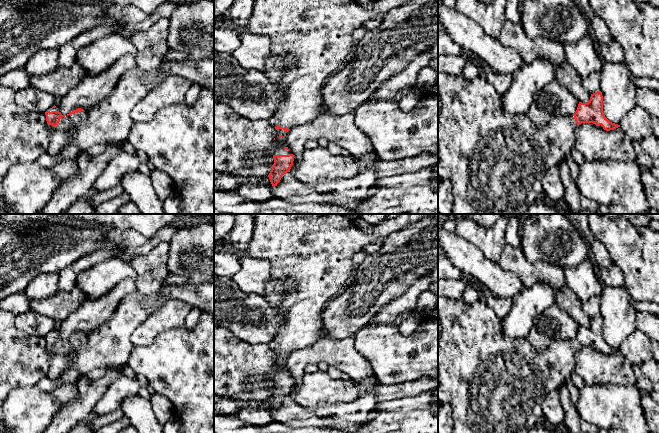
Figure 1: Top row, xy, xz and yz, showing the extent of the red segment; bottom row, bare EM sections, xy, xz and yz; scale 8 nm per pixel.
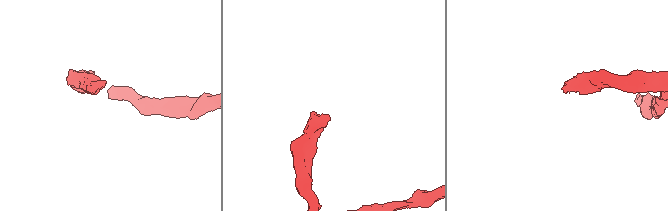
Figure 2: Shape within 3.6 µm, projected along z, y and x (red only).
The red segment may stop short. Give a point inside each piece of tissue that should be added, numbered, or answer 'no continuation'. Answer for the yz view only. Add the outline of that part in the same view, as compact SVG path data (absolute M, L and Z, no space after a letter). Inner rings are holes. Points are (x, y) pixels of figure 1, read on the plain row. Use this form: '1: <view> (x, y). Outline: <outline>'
1: yz (495, 384). Outline: M438 296L438 323L440 336L438 340L438 402L449 403L454 412L453 433L528 433L533 427L541 425L543 421L543 402L551 391L559 391L560 386L570 382L575 369L575 354L578 349L574 340L555 341L547 347L534 347L528 338L510 338L502 332L502 319L481 300L466 304L463 300Z

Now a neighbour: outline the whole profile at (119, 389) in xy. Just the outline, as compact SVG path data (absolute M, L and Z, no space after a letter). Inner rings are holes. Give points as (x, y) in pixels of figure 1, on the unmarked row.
M126 376L113 380L94 406L92 416L103 416L116 410L125 398L136 395L140 387L137 379Z

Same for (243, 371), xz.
M214 326L214 394L241 401L268 401L274 388L275 364L268 344L251 344L238 339L228 329Z

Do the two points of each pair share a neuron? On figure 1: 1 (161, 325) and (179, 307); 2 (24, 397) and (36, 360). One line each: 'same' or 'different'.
1: same
2: different

